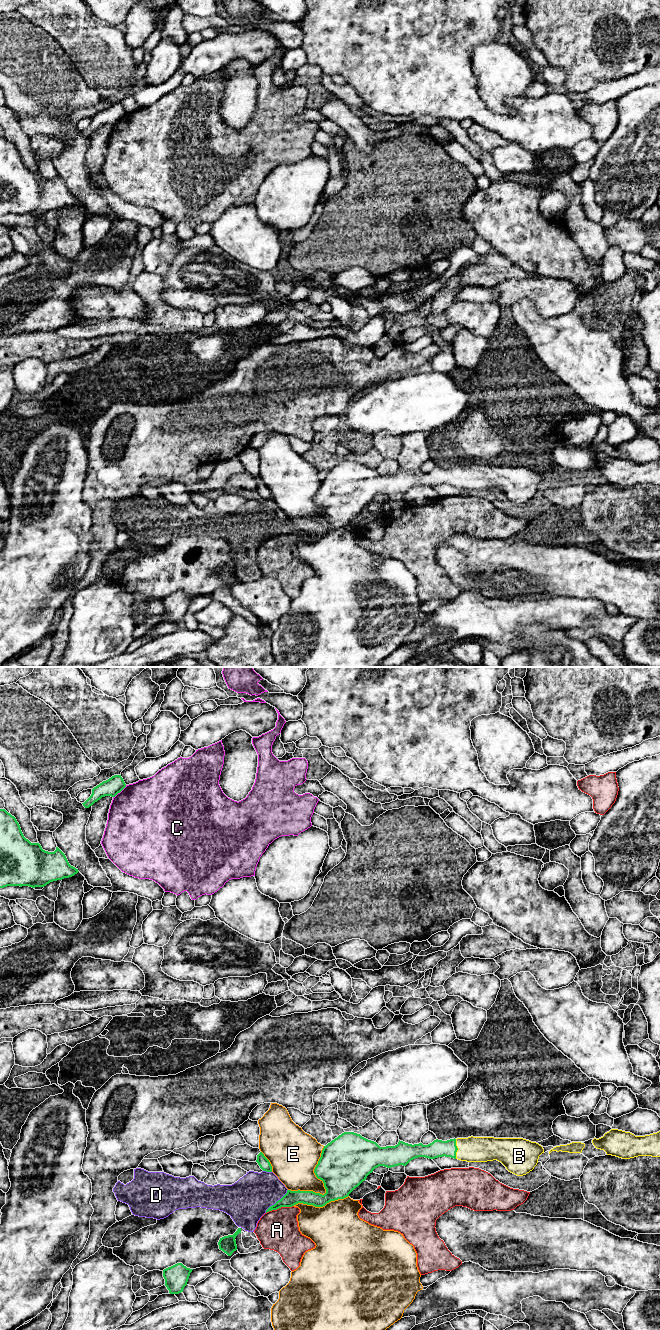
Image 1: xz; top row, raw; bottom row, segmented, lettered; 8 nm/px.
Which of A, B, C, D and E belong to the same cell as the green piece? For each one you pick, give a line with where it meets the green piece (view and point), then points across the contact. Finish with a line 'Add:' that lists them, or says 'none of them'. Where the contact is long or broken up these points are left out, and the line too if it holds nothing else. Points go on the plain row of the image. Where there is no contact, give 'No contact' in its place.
B: Touches green at xz (457, 477). Path across: xz (438, 476), (457, 477), (472, 477)
Add: B

